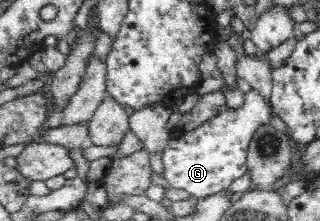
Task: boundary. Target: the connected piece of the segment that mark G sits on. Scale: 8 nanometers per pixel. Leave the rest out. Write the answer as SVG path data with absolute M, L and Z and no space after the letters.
M259 90L244 93L244 104L239 109L227 109L181 137L170 139L162 151L164 177L172 188L185 191L195 198L212 197L228 192L230 186L245 175L246 157L253 135L261 125L270 125L274 109Z

